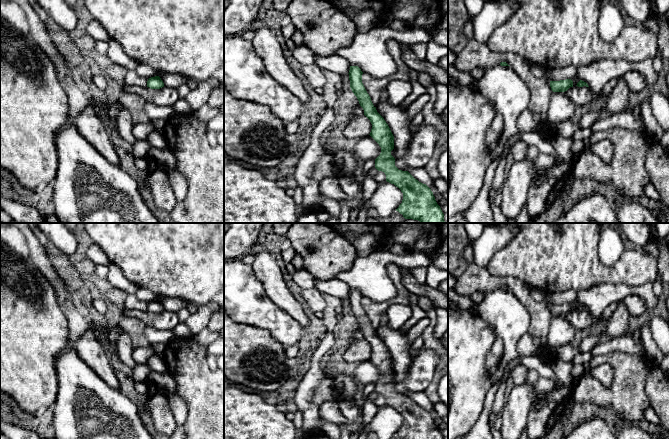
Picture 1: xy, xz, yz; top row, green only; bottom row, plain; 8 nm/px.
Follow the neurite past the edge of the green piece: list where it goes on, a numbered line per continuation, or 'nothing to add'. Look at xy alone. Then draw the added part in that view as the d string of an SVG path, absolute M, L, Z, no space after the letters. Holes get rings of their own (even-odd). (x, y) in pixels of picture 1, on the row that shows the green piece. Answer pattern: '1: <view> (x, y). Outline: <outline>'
nothing to add

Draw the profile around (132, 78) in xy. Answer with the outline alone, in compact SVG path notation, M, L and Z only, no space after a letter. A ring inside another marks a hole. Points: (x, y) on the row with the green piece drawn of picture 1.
M128 70L123 84L135 87L147 87L148 79L139 76L135 70Z

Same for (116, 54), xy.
M111 39L108 41L108 52L107 57L111 60L111 62L120 65L127 70L136 70L139 66L139 62L130 57L122 48L122 46Z

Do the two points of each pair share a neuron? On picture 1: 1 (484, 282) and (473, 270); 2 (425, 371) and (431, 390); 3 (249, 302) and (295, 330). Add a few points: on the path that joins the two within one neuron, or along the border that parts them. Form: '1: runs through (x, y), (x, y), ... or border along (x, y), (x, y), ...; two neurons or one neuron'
1: runs through (481, 279), (475, 273); one neuron
2: border along (437, 364), (431, 382), (423, 391); two neurons
3: runs through (260, 311), (274, 319), (284, 328); one neuron

